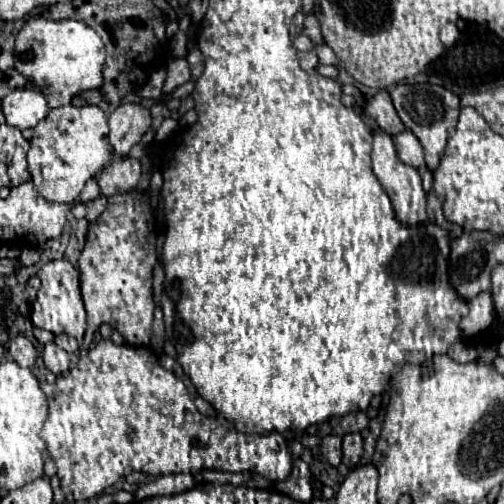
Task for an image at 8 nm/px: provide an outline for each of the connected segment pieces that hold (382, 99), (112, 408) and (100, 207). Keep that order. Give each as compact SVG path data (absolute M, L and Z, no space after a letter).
M386 90L374 94L368 102L366 102L366 114L378 124L380 130L388 132L388 134L398 134L402 130L406 130L406 126L402 124L402 120L398 118L396 110L394 110L394 104L388 96Z
M100 340L92 350L80 356L78 364L54 382L56 396L48 398L48 416L40 438L48 446L48 454L58 468L58 477L50 479L51 487L59 487L66 494L68 502L88 500L102 494L118 478L130 472L144 472L153 476L190 473L202 470L220 472L256 472L272 482L282 482L290 476L292 456L286 440L278 432L268 436L242 434L222 416L202 416L180 378L164 370L157 354L148 347L117 345L112 340Z
M100 194L96 200L92 200L92 202L86 204L86 220L90 224L94 224L98 220L98 216L104 212L104 208L106 208L106 196Z

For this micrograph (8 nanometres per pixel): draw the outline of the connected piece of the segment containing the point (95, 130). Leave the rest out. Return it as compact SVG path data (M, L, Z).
M60 106L56 110L50 112L50 116L46 120L42 120L36 128L34 128L34 138L30 140L30 152L28 152L28 166L30 166L30 174L32 174L32 182L36 186L36 190L40 192L40 196L44 196L50 202L74 202L86 180L98 176L98 172L112 160L112 146L108 142L108 122L106 122L106 114L98 108L98 106Z

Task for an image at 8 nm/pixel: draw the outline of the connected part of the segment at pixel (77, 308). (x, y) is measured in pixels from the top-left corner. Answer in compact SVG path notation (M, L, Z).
M52 260L44 264L38 272L42 286L38 290L36 303L31 306L30 319L34 326L48 330L52 334L68 334L74 336L82 344L86 332L86 310L80 296L78 270L68 260Z

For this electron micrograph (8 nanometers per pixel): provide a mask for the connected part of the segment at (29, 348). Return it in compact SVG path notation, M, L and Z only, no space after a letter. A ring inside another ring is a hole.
M16 336L8 344L8 352L22 368L32 368L36 362L36 348L26 336Z

